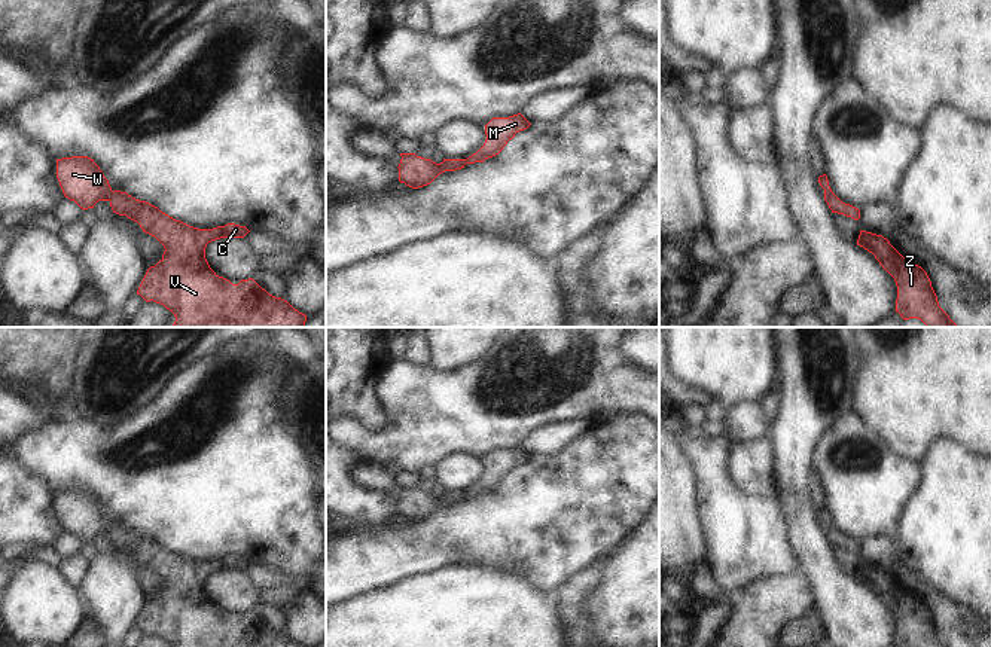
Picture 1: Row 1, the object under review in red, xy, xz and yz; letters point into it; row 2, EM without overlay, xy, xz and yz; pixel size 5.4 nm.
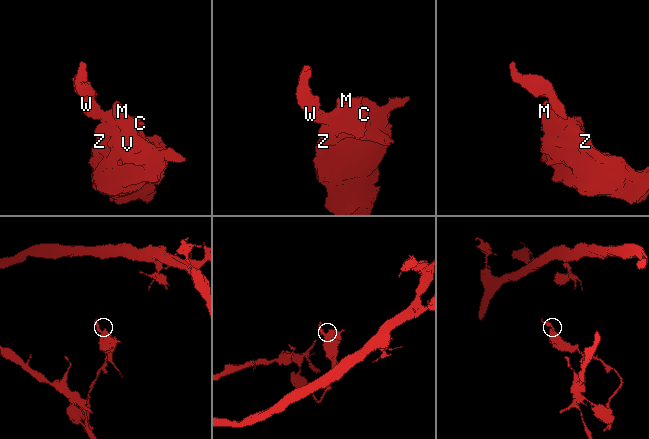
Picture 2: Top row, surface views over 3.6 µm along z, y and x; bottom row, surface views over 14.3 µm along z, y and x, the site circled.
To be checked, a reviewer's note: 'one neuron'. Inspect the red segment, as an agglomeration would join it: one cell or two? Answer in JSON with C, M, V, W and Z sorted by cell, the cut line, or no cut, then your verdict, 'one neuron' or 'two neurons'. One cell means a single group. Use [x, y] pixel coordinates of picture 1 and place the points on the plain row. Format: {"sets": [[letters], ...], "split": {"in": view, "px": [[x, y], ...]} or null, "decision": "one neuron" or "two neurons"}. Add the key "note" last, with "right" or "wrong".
{"sets": [["C", "M", "V", "W", "Z"]], "split": null, "decision": "one neuron", "note": "right"}

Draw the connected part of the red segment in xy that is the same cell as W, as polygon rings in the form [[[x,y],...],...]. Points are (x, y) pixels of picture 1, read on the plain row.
[[[88,489],[57,492],[57,512],[64,529],[74,534],[82,543],[94,541],[98,534],[109,534],[113,546],[137,555],[143,565],[155,570],[164,579],[162,592],[147,602],[137,623],[137,628],[146,635],[161,637],[173,647],[302,647],[287,634],[269,628],[253,611],[232,617],[210,601],[205,592],[207,577],[220,571],[244,571],[250,565],[246,559],[235,556],[213,562],[189,559],[126,525],[113,525],[100,500]]]

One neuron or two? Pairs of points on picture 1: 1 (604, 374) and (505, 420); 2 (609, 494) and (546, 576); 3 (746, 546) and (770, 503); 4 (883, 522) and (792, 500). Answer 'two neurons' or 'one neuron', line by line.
1: one neuron
2: one neuron
3: one neuron
4: two neurons

